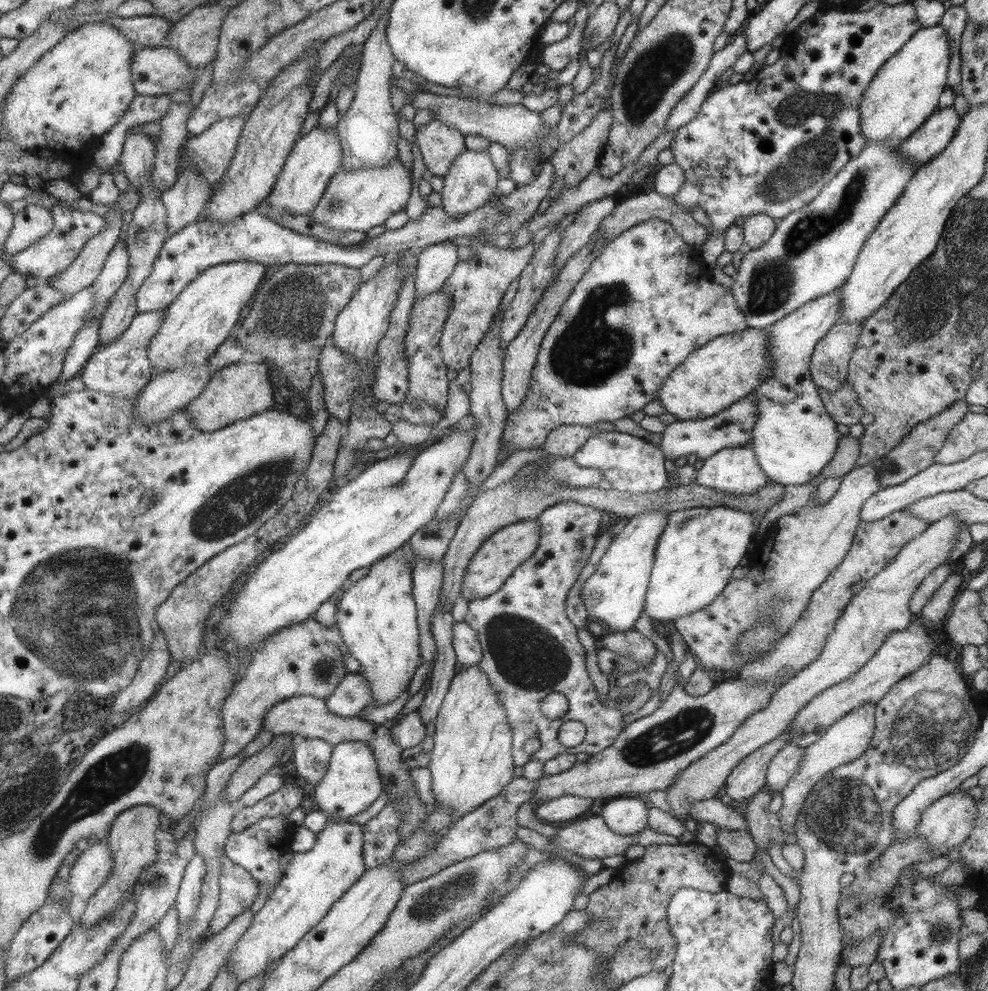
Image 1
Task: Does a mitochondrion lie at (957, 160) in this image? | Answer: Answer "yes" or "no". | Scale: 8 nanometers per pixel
no

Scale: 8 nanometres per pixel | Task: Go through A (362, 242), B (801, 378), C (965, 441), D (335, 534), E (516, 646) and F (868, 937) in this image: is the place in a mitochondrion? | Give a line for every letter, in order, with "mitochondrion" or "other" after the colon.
A: other
B: other
C: other
D: other
E: mitochondrion
F: other

